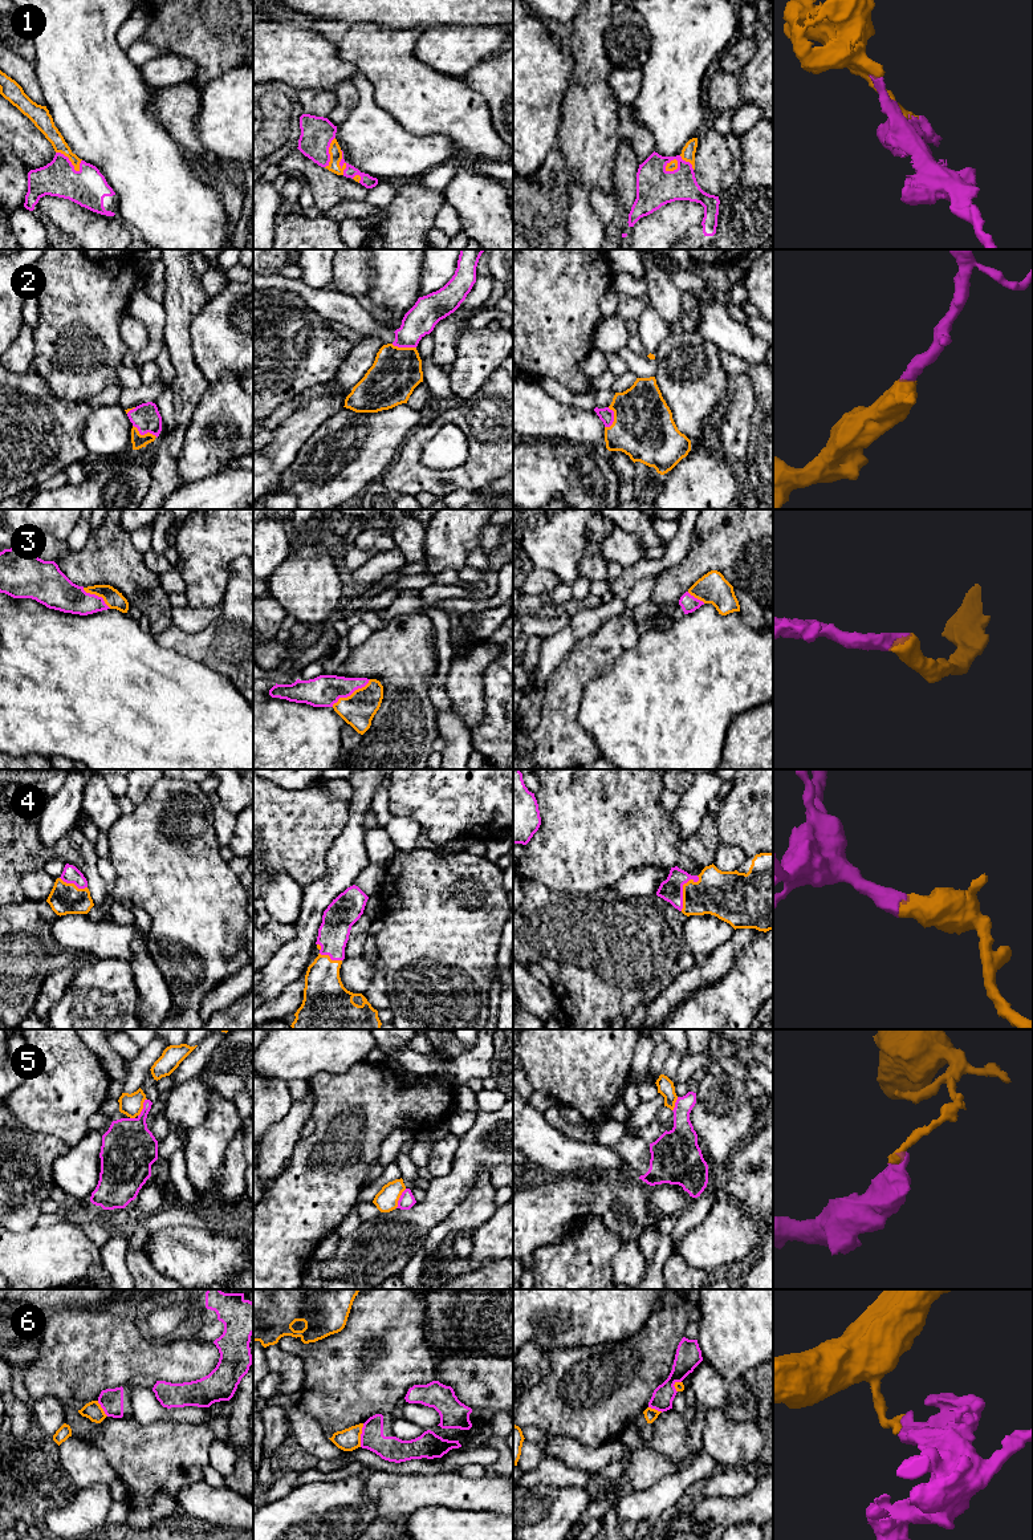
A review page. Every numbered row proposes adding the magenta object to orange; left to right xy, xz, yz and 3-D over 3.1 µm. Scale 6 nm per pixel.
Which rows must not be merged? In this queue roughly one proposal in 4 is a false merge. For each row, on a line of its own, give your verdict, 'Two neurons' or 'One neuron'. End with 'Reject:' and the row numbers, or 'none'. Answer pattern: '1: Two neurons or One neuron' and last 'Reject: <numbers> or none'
1: One neuron
2: One neuron
3: One neuron
4: One neuron
5: Two neurons
6: Two neurons
Reject: 5, 6

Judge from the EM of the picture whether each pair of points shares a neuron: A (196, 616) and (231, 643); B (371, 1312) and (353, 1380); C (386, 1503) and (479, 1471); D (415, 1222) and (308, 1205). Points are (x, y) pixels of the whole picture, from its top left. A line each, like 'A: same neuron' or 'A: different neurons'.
A: different neurons
B: same neuron
C: different neurons
D: different neurons

